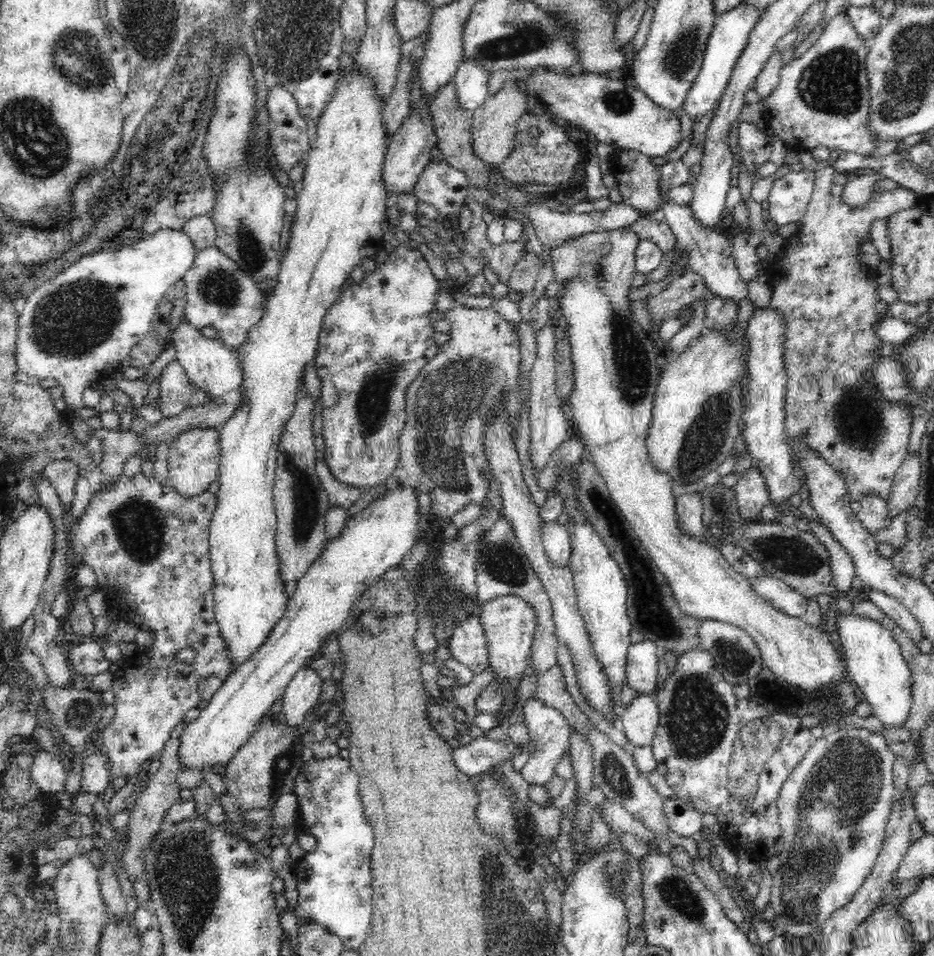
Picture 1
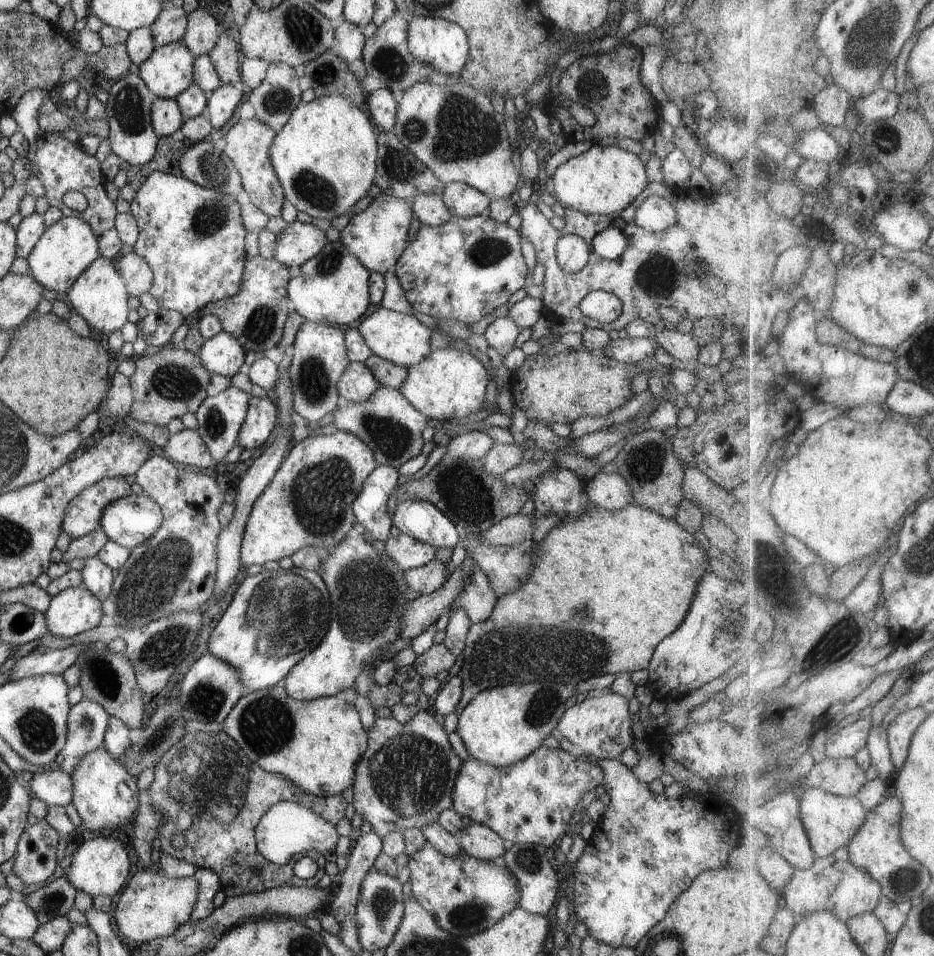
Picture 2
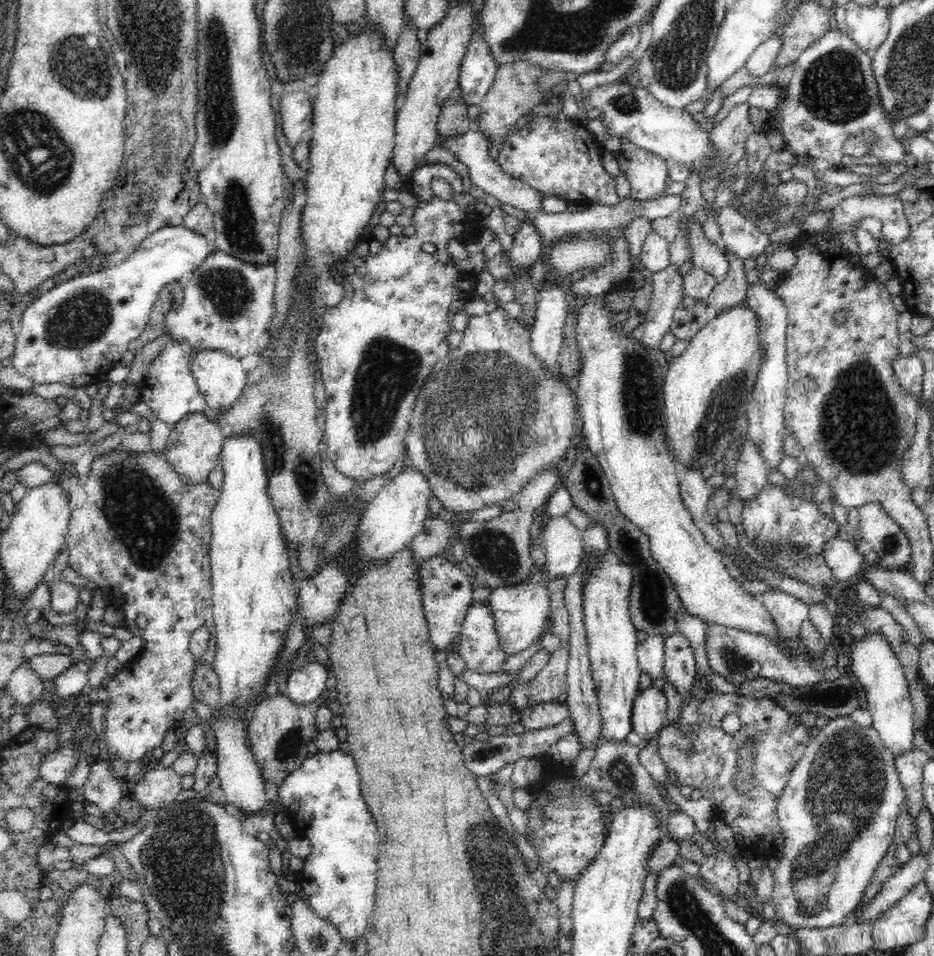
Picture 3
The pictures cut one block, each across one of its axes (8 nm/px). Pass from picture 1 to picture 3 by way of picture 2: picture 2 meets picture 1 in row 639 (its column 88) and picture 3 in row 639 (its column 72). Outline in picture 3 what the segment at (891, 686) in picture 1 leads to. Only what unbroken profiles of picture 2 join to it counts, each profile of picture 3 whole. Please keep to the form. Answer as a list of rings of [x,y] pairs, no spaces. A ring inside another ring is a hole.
[[[867,633],[855,640],[850,650],[850,668],[866,691],[869,712],[873,717],[872,726],[879,733],[883,746],[886,746],[894,757],[914,750],[912,695],[904,667],[886,637],[878,633]]]

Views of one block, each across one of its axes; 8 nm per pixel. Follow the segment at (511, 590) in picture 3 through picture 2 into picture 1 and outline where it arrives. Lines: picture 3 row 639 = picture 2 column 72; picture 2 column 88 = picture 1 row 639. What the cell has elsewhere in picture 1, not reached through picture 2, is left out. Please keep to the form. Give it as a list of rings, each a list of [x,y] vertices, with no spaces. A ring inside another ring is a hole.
[[[502,595],[494,600],[488,600],[481,605],[481,610],[479,614],[482,626],[484,627],[487,645],[489,650],[489,668],[495,670],[495,677],[492,681],[503,682],[505,684],[506,704],[502,707],[502,712],[496,714],[497,721],[506,721],[510,716],[515,704],[518,700],[518,690],[520,690],[520,685],[516,683],[516,678],[526,670],[526,666],[530,664],[531,658],[528,654],[531,652],[531,646],[534,638],[534,631],[536,628],[536,613],[535,608],[526,602],[526,599],[520,598],[518,595]]]

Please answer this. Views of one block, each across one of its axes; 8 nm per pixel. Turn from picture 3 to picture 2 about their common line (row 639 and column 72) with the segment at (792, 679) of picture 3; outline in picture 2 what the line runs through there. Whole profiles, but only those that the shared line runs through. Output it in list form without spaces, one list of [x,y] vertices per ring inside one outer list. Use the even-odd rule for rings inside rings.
[[[86,697],[70,707],[67,718],[67,740],[58,752],[53,767],[72,774],[80,760],[104,744],[110,715],[100,704]]]

